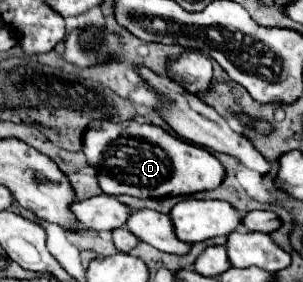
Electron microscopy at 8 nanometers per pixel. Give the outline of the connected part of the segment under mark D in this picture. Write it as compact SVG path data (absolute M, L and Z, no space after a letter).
M91 120L83 136L83 152L89 166L97 170L99 188L109 196L189 196L217 188L225 176L221 162L205 148L175 138L161 126L141 124L137 120Z

